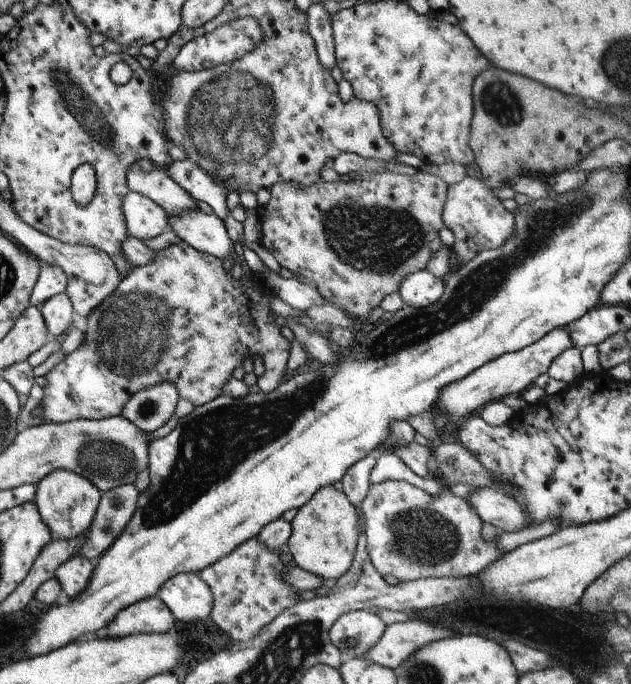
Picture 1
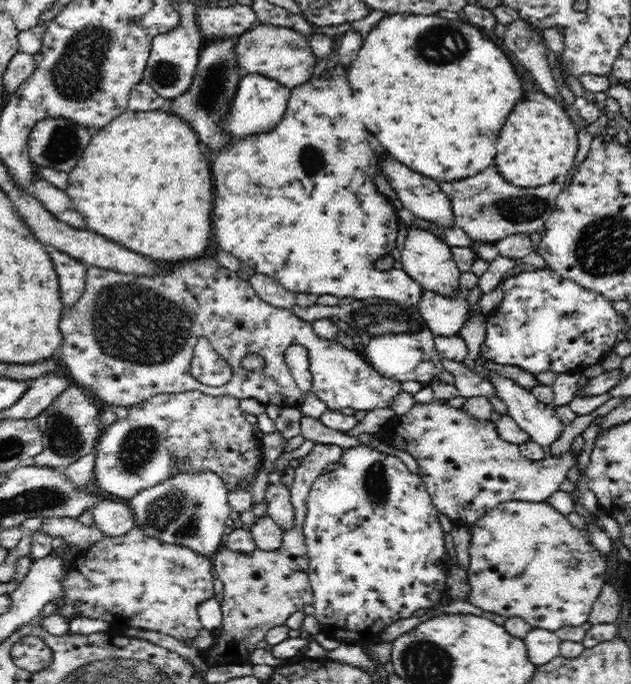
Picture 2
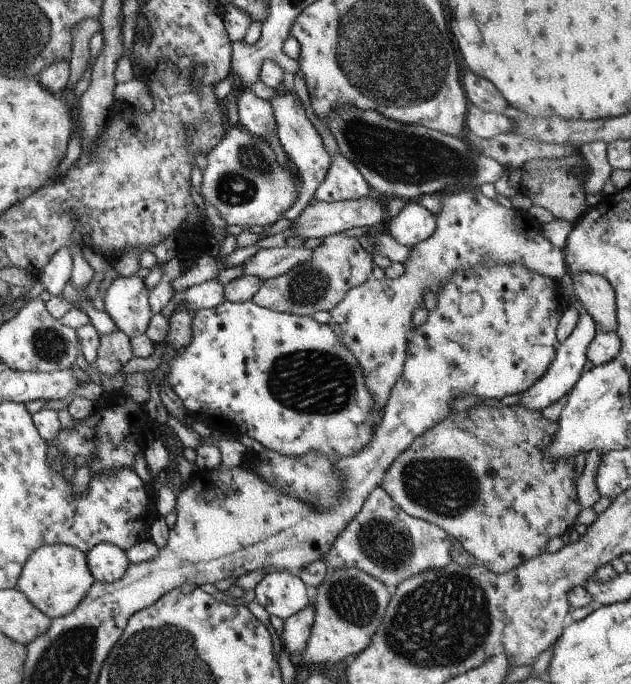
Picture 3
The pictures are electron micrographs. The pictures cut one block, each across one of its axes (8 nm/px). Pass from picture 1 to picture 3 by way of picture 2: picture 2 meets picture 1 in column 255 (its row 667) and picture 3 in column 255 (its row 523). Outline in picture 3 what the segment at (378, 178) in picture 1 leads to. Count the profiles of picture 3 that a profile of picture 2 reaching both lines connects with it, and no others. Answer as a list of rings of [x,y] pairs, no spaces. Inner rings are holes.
[[[342,233],[327,236],[316,248],[312,250],[312,258],[308,262],[296,265],[290,273],[266,279],[259,286],[251,301],[256,306],[270,309],[279,313],[290,313],[291,315],[311,317],[318,311],[329,311],[335,307],[337,302],[345,295],[348,289],[362,284],[370,275],[372,270],[371,254],[358,244],[356,238],[348,238]]]

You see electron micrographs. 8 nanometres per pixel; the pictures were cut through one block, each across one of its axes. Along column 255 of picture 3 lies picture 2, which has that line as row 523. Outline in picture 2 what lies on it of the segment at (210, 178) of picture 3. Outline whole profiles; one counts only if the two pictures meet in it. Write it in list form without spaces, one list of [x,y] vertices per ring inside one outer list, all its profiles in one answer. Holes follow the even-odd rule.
[[[182,469],[162,484],[145,488],[128,500],[136,525],[145,534],[167,544],[182,544],[210,558],[223,546],[221,538],[228,533],[226,522],[232,514],[228,503],[230,489],[224,477],[212,469]]]

